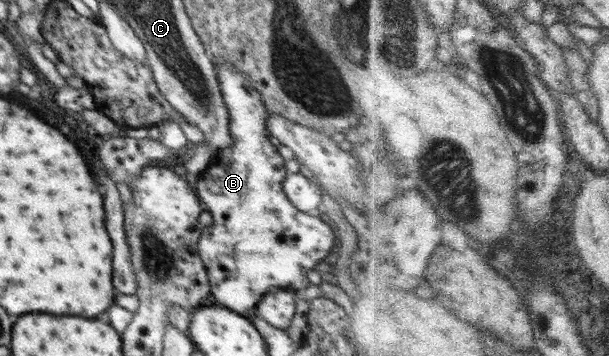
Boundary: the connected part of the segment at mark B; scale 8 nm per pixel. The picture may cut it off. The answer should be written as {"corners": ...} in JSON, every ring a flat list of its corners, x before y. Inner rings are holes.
{"corners":[[221,61,217,73,222,97,227,105,229,134,232,138,232,145,223,150,222,155,217,155,213,158,211,169,208,172,201,173,198,177,192,178,193,188,202,204,203,210,209,212,213,217,213,225,202,229,202,235,198,242,198,253,201,255,203,266,205,266,205,272,207,272,211,290,211,300,218,306,225,307,236,314,249,318,248,316,253,314,253,310,257,309,257,304,264,298,267,292,278,288,287,288,289,285,292,285,293,289,298,292,307,289,310,284,307,279,307,272,309,272,309,270,314,270,317,264,323,261,323,258,329,256,329,252,331,252,333,246,335,246,336,236,333,233,332,224,327,222,325,218,319,216,318,213,310,214,301,212,291,204,291,201,284,193,282,182,288,175,286,171,286,162,279,154,278,148,269,141,271,134,266,127,266,120,270,115,268,111,271,107,266,104,265,98,263,98,260,92,250,83,248,74,241,72,241,70,237,70,237,67,233,66,229,61]]}

